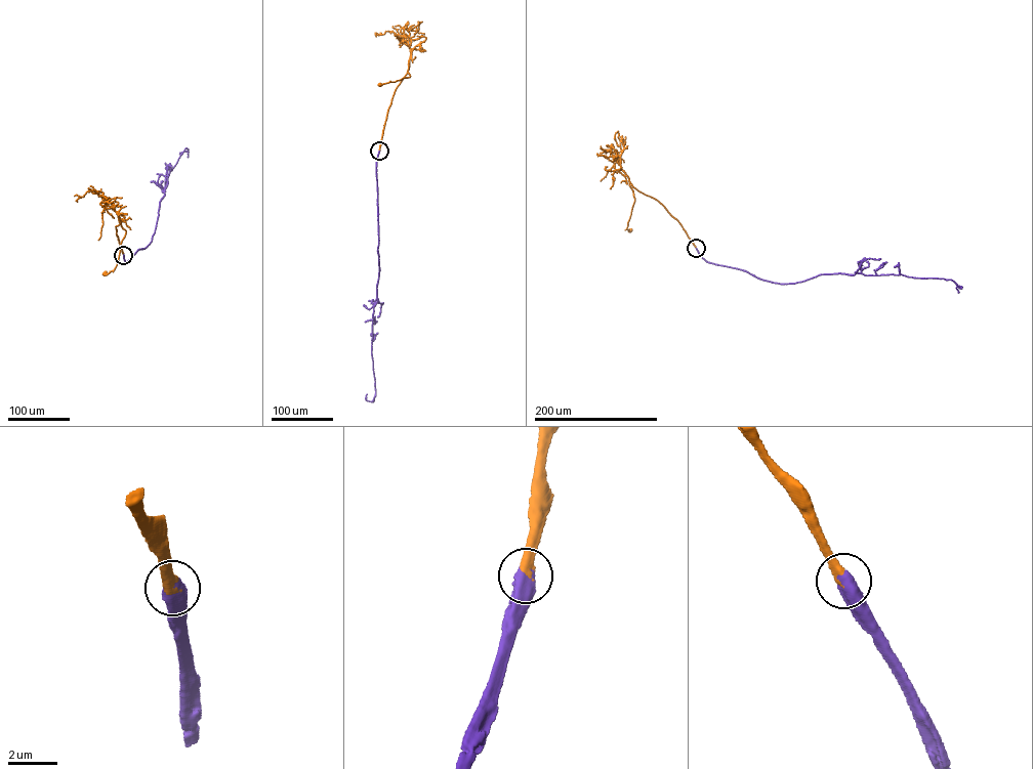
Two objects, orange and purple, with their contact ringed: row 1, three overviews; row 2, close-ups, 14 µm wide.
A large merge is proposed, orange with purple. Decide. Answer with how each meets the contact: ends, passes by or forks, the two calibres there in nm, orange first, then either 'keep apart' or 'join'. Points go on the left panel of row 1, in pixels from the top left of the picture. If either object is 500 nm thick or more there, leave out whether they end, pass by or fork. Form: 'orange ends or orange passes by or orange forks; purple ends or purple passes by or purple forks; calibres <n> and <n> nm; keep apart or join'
calibres 420 and 650 nm; join

